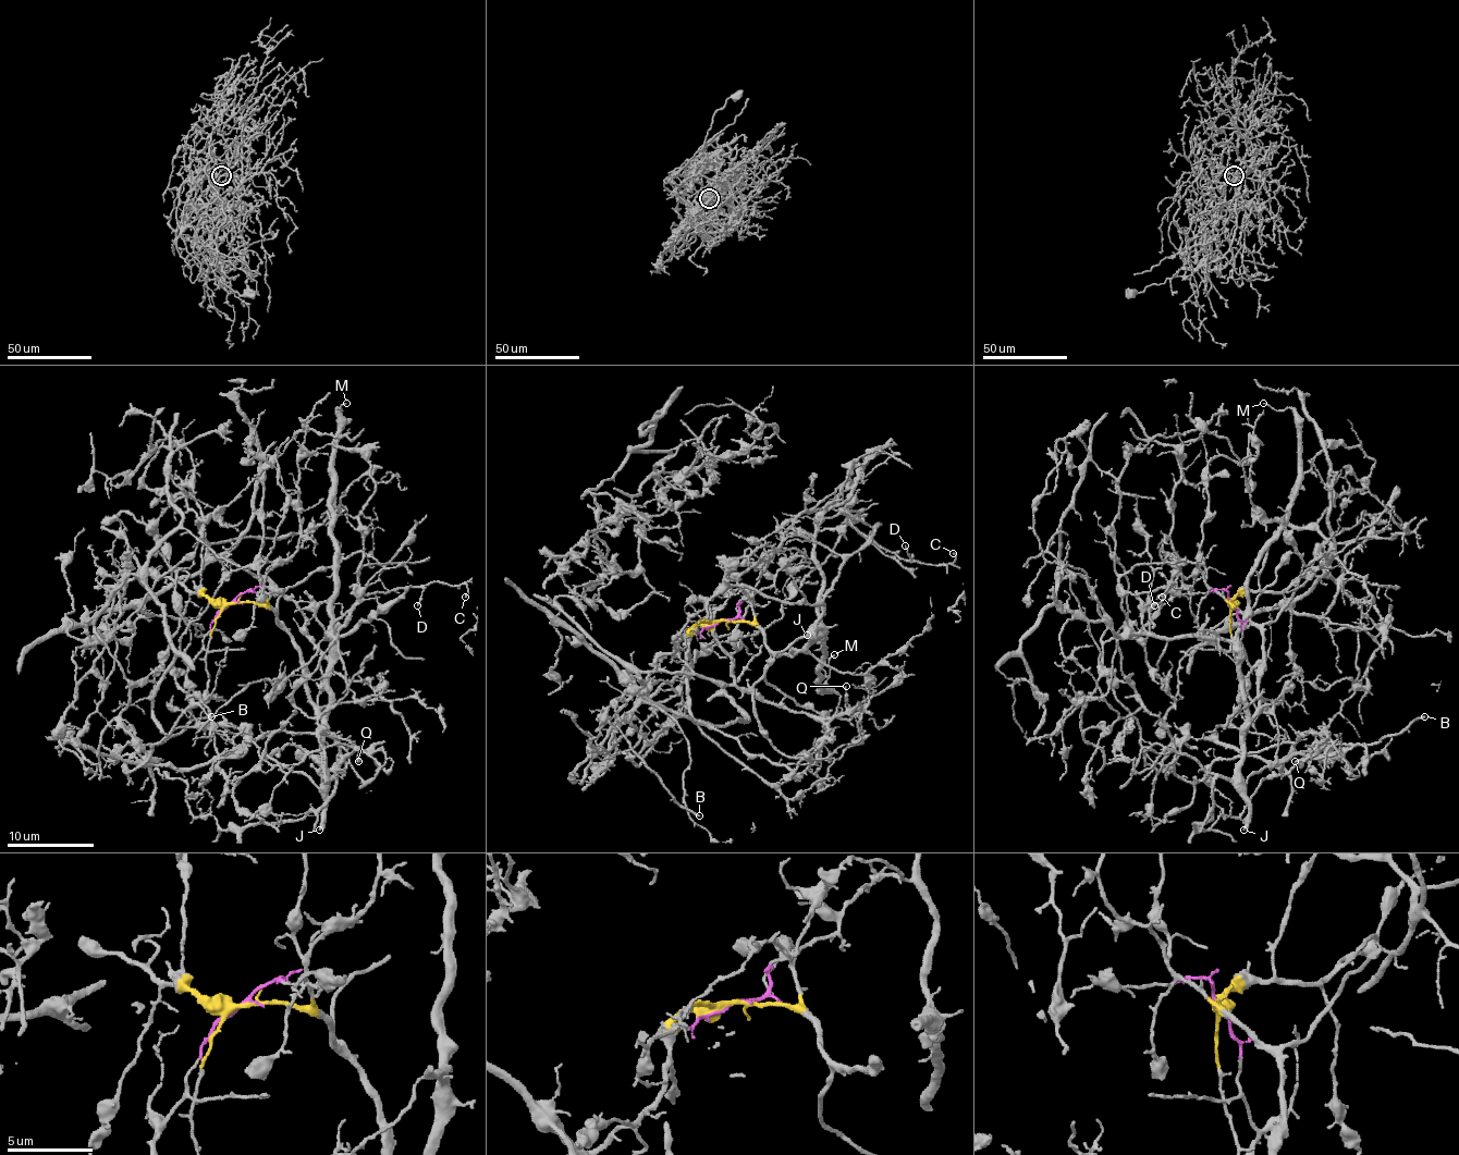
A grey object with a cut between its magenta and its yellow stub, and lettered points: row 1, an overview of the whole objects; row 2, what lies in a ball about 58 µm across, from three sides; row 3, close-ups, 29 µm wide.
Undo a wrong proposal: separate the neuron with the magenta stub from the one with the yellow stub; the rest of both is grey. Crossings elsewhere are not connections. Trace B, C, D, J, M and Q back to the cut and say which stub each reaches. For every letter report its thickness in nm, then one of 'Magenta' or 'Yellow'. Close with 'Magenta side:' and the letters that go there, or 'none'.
B: Thickness 200 nm. Magenta
C: Thickness 120 nm. Yellow
D: Thickness 100 nm. Yellow
J: Thickness 360 nm. Yellow
M: Thickness 140 nm. Yellow
Q: Thickness 120 nm. Magenta
Magenta side: B, Q

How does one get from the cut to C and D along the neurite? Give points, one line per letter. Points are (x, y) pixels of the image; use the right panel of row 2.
C: (1230, 604), (1263, 636), (1250, 716), (1226, 640), (1126, 624), (1126, 593), (1172, 582), (1161, 598)
D: (1230, 604), (1263, 636), (1250, 716), (1241, 655), (1148, 636), (1122, 609), (1167, 587), (1154, 606)

